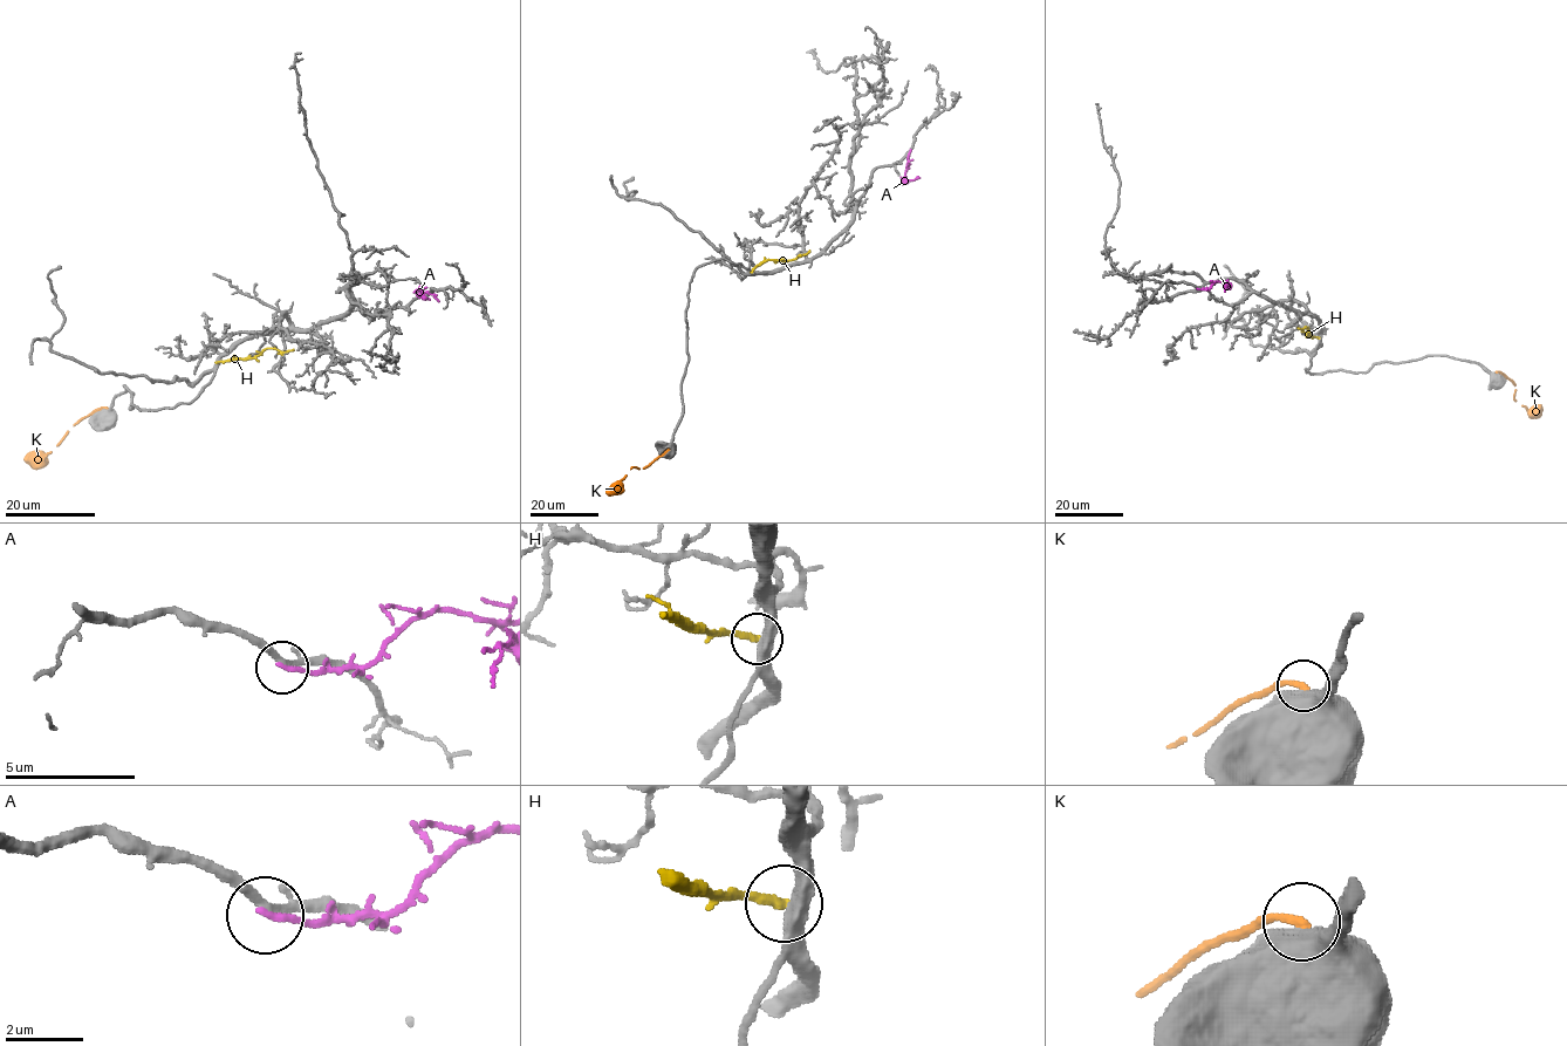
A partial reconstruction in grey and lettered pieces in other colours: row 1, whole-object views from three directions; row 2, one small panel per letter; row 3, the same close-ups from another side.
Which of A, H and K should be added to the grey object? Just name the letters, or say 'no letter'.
no letter

